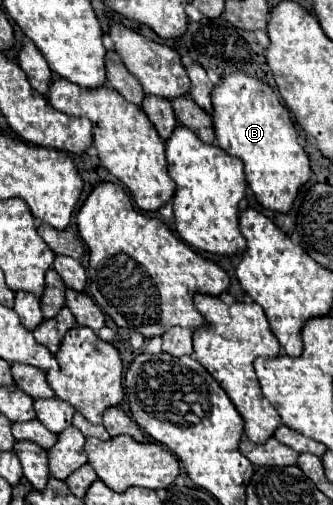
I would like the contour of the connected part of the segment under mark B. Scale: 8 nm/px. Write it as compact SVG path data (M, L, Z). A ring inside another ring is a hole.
M241 70L223 74L221 82L211 90L211 104L217 144L231 156L243 160L247 184L259 204L275 212L287 212L297 190L311 176L307 152L297 142L297 130L287 106L267 82L257 76L247 76Z

